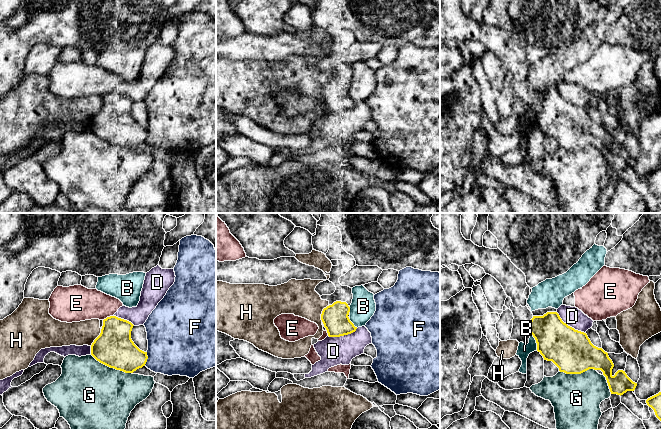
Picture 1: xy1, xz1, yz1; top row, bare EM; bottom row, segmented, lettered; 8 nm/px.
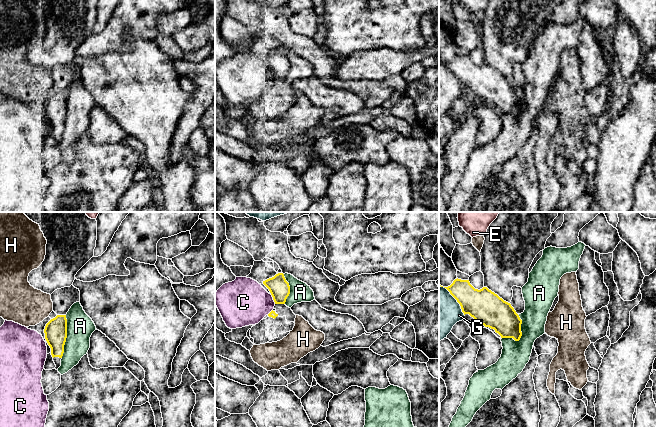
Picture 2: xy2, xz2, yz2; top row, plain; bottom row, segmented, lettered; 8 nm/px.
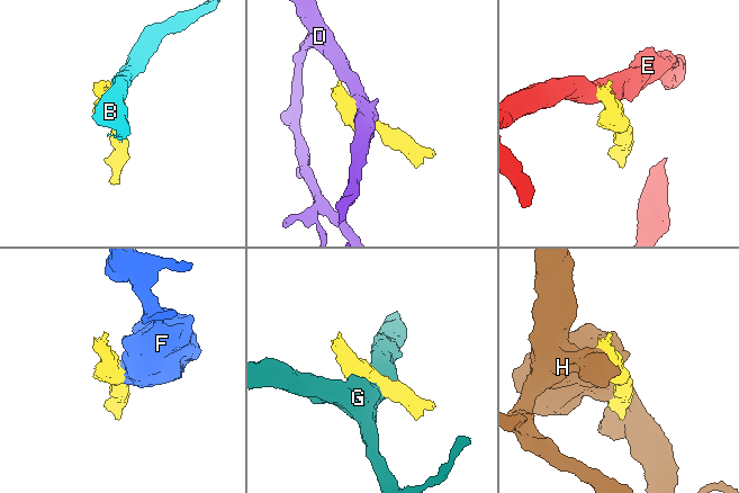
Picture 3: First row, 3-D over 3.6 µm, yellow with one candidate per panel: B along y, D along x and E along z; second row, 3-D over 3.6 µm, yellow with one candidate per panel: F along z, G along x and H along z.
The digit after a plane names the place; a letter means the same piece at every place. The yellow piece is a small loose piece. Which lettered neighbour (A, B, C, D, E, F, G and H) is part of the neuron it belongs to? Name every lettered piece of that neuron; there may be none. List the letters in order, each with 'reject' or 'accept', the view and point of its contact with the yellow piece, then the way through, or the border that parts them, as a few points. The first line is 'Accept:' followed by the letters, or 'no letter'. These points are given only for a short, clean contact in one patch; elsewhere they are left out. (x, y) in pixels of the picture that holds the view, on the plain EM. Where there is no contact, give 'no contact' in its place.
Accept: no letter
A: reject; contact yz2 (521, 111)
B: reject; contact yz1 (536, 118)
C: reject; contact xz2 (273, 75)
D: reject; contact yz1 (569, 102)
E: reject; contact xy1 (107, 93); border xy1 (112, 91), (103, 96)
F: reject; contact xy1 (147, 134)
G: reject; contact xy1 (111, 143)
H: reject; contact xz1 (322, 89)

